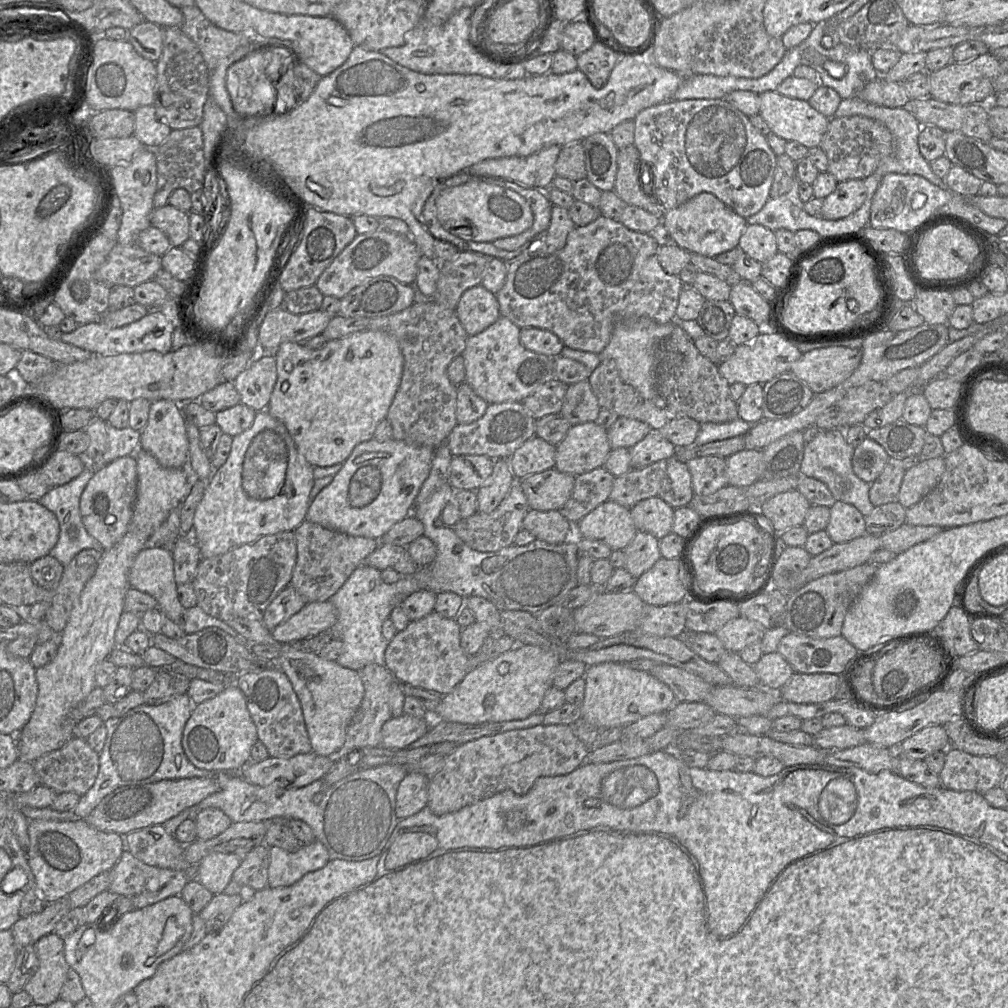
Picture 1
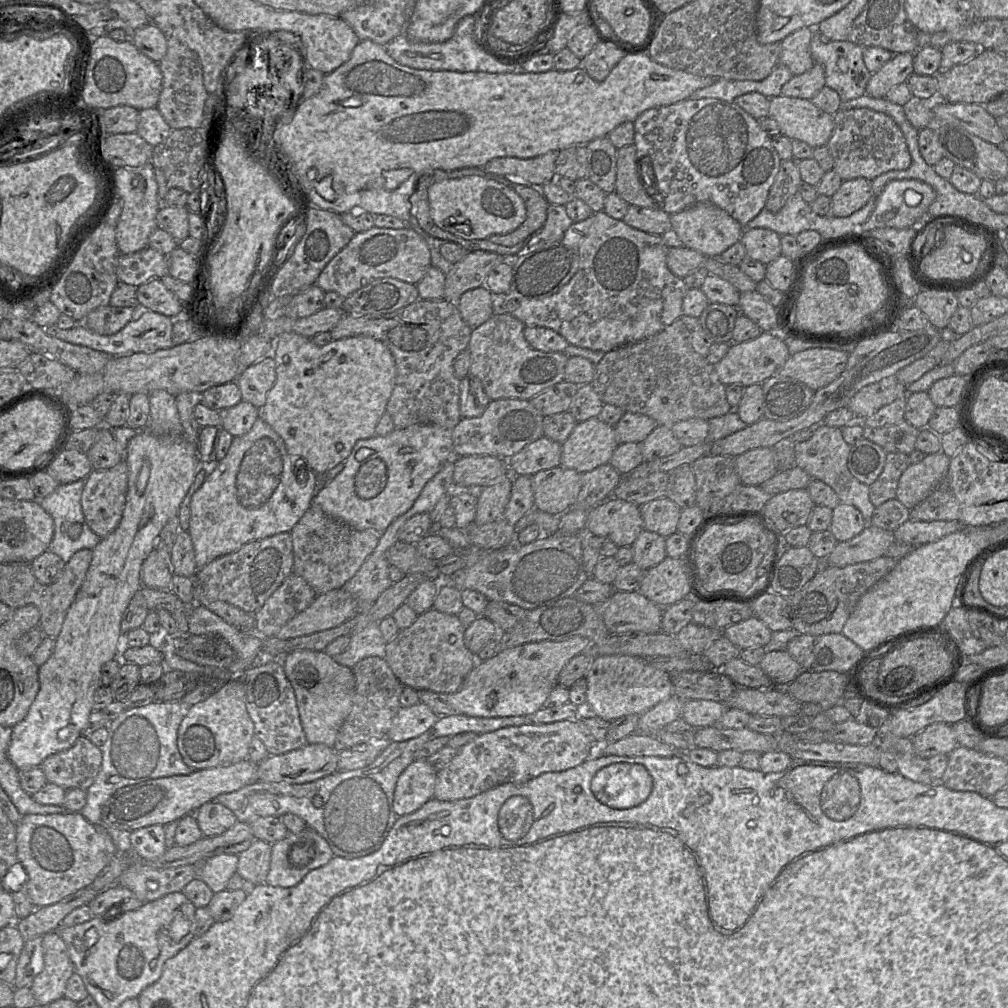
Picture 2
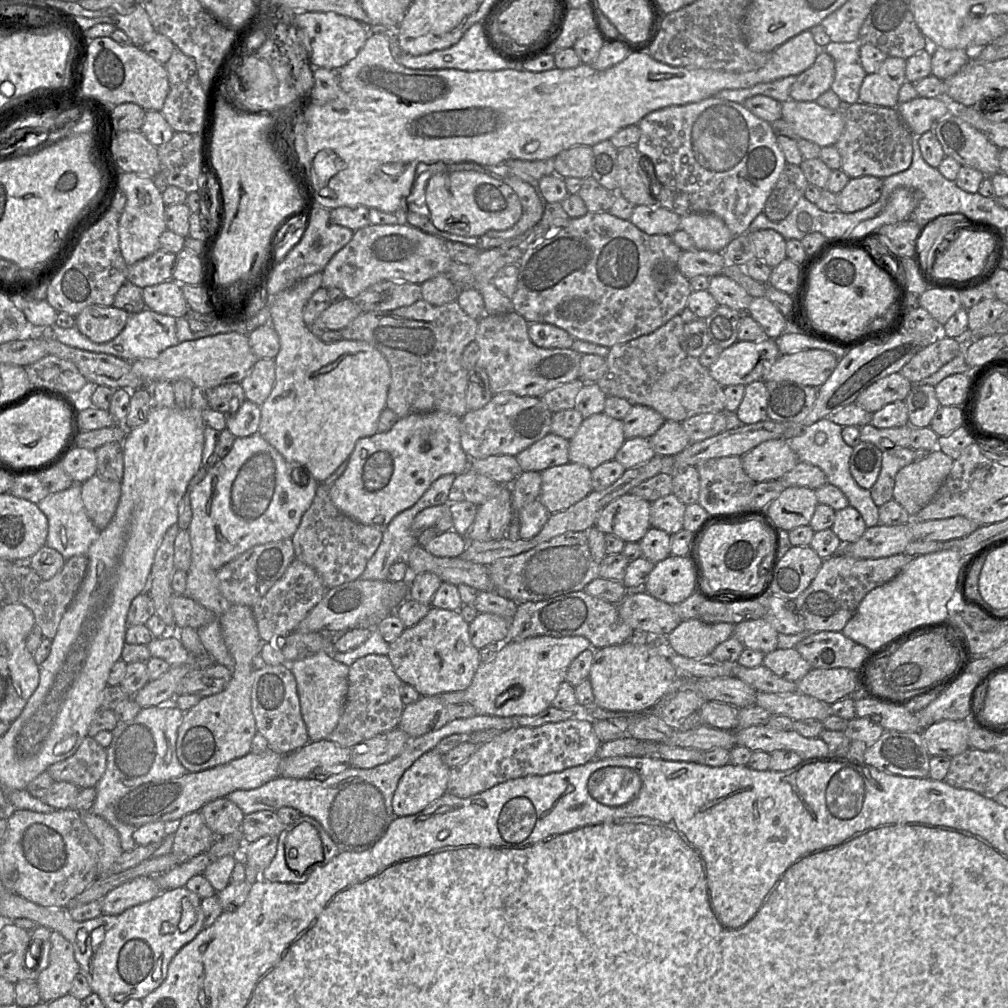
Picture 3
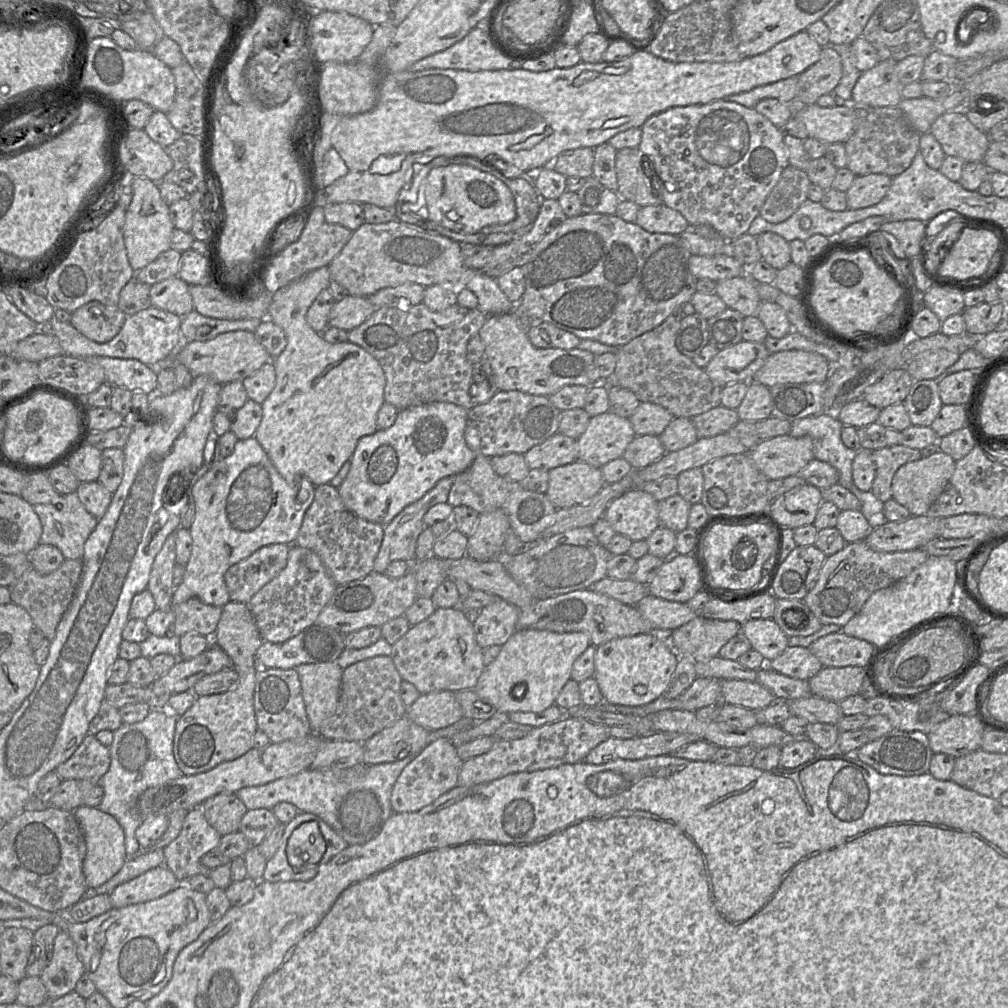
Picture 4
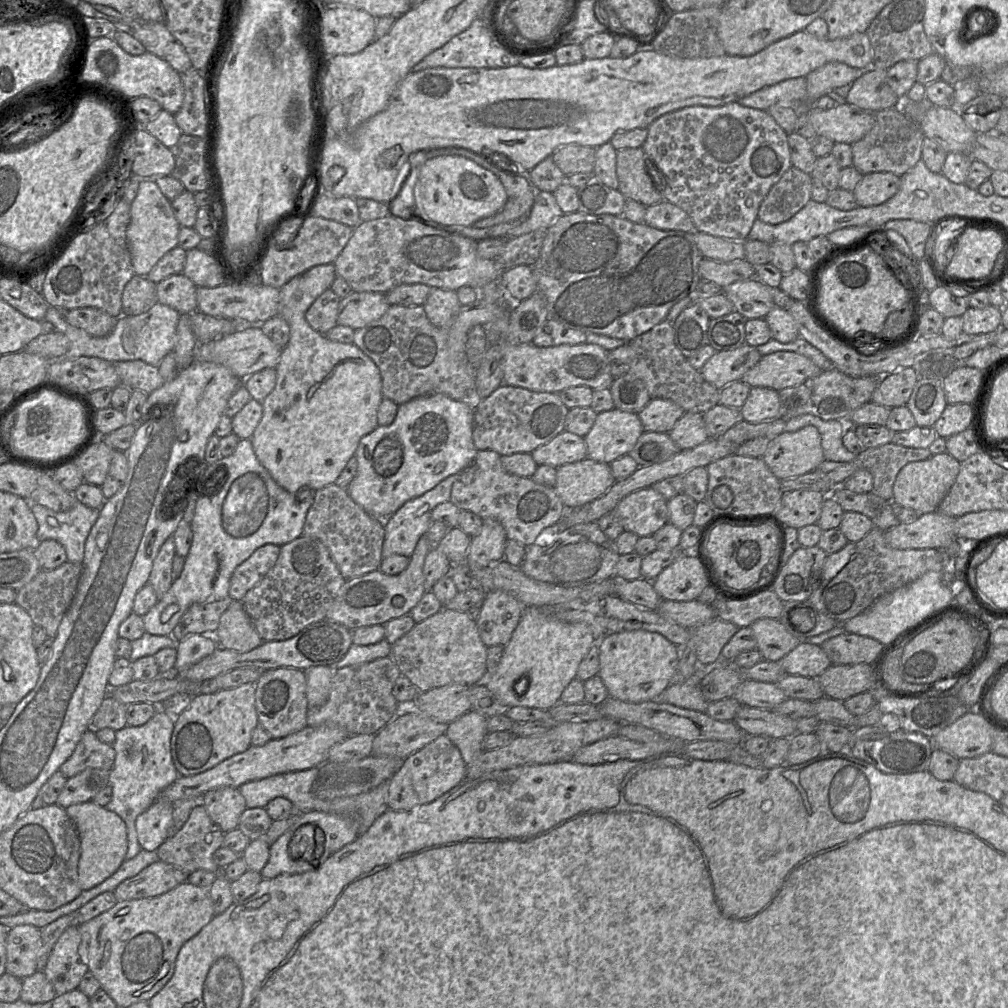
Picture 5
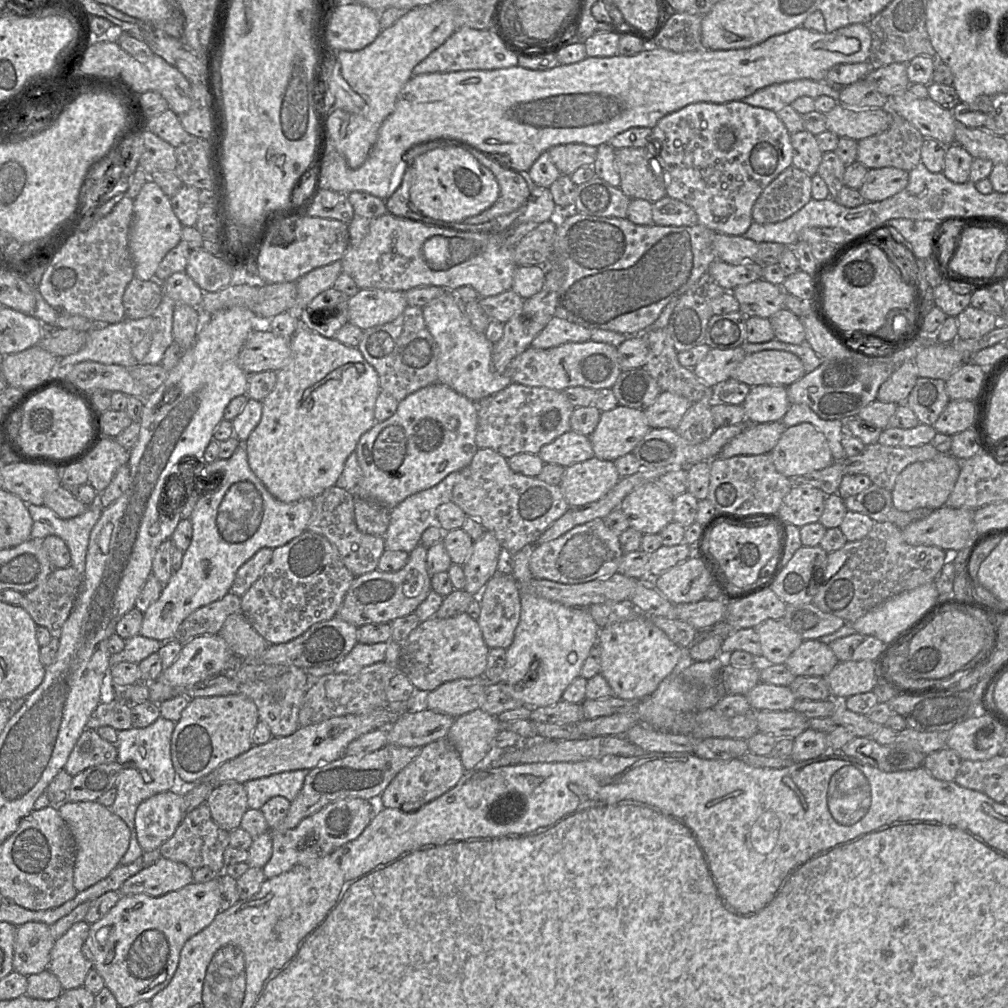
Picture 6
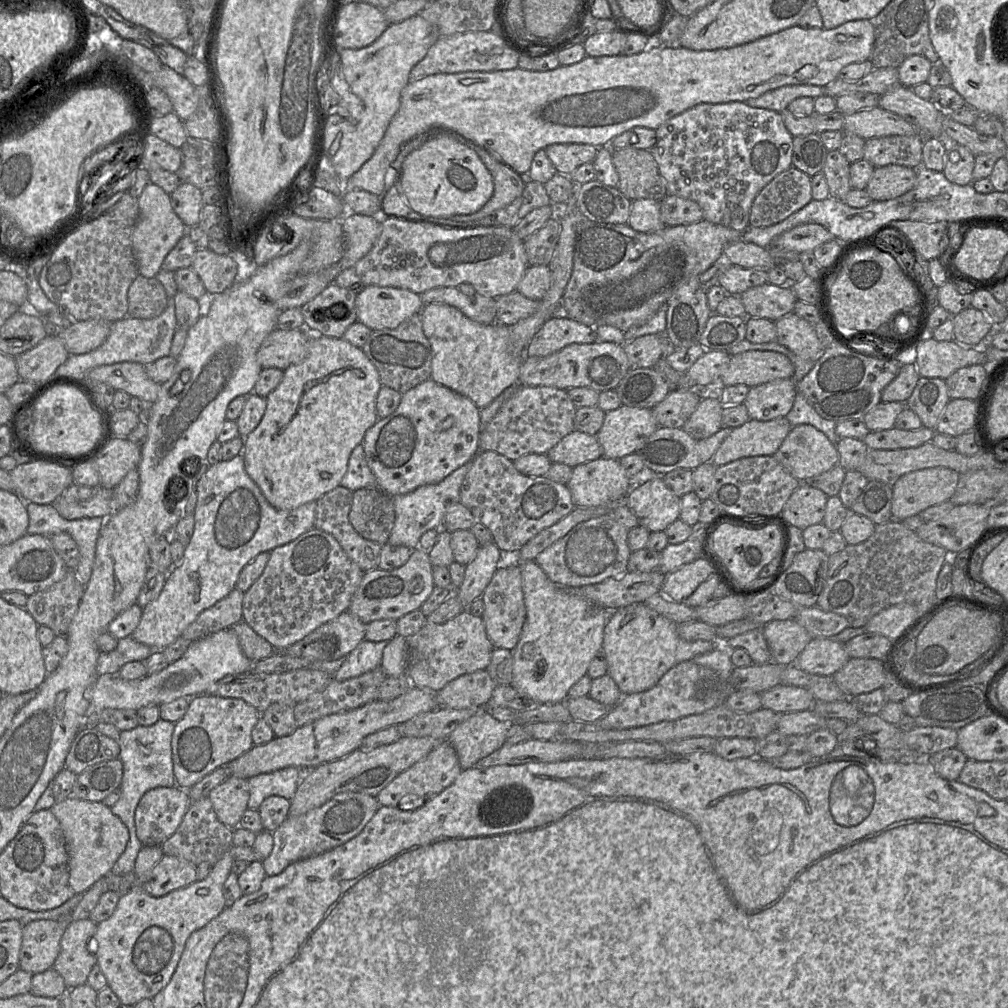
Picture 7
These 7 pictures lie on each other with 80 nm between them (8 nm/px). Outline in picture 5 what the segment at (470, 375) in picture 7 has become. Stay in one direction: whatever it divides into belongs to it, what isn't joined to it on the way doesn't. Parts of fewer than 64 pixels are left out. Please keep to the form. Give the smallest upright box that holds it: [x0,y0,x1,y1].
[423,287,461,328]

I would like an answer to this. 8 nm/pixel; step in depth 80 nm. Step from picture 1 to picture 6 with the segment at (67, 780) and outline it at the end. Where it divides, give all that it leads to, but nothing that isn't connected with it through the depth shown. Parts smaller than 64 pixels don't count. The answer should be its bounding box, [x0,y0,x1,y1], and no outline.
[64,728,117,776]

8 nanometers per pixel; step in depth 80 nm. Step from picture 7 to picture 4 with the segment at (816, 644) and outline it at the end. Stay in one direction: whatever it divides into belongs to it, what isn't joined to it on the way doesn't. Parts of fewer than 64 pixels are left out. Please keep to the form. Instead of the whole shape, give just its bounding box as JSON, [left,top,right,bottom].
[765,646,823,681]

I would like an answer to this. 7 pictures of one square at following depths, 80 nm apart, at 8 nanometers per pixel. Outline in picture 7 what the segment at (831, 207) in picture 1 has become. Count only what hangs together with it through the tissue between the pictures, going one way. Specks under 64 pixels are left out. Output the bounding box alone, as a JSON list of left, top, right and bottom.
[865,165,917,201]

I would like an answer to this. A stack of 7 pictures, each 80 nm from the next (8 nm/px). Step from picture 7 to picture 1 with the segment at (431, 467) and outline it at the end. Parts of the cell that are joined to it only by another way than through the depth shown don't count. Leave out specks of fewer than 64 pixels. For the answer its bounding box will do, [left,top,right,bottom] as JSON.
[306,438,435,540]

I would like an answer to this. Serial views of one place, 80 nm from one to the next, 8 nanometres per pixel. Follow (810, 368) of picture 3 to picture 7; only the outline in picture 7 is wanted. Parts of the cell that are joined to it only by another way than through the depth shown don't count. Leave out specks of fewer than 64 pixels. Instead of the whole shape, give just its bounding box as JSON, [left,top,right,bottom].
[720,350,794,387]

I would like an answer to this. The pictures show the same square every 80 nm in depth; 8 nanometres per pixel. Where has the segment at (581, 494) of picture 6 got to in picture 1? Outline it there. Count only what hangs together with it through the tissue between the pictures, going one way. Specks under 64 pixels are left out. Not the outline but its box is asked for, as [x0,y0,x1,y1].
[517,468,576,510]

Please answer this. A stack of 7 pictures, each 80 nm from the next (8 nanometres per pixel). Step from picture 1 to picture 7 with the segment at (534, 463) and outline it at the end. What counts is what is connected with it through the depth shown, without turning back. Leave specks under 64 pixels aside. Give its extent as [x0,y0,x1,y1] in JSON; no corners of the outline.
[546,430,603,468]

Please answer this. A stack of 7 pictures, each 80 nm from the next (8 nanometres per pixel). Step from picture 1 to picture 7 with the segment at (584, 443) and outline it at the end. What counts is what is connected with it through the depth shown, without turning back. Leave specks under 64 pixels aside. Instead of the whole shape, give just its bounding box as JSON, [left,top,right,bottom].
[596,404,658,460]

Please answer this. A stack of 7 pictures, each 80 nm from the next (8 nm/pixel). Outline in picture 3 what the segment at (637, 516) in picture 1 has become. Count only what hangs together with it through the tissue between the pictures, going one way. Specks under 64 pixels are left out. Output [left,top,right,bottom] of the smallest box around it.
[650,493,687,535]

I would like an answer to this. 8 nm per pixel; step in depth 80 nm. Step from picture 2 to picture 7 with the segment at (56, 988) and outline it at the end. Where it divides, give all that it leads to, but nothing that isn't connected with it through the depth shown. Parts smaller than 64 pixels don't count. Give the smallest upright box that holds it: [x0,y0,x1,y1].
[53,918,97,990]

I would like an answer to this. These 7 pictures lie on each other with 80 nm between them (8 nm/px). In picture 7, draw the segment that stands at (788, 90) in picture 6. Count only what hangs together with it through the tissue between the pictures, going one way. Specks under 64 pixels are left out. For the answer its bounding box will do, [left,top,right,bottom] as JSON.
[745,85,825,113]

